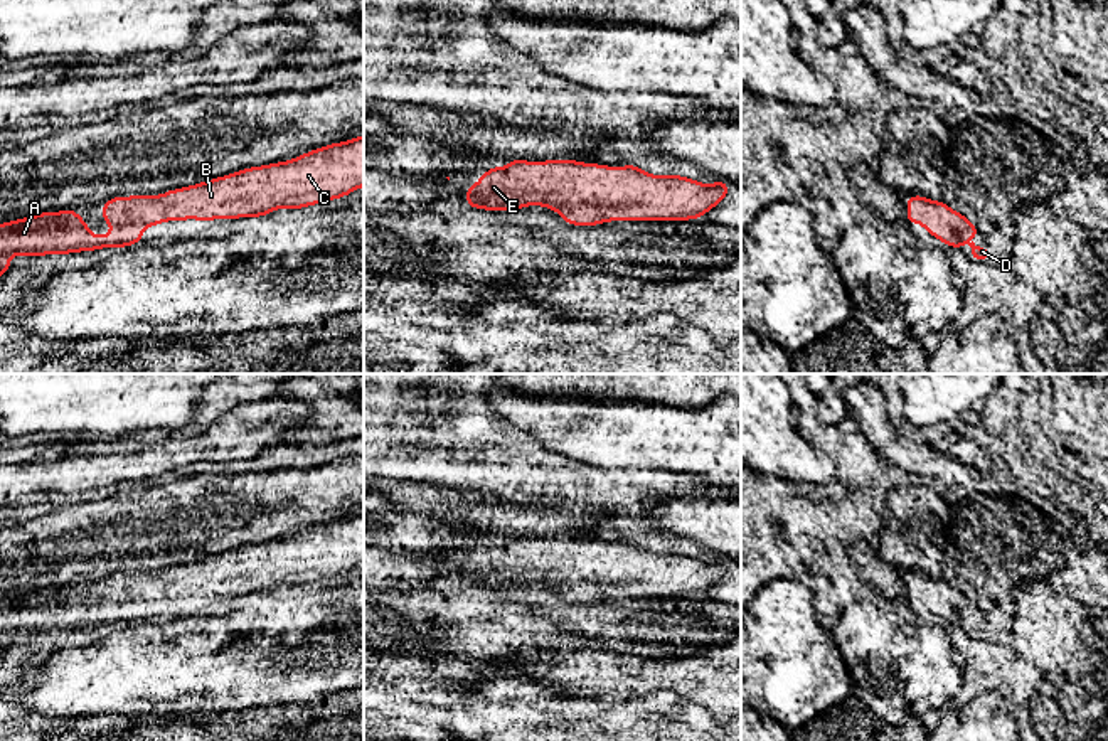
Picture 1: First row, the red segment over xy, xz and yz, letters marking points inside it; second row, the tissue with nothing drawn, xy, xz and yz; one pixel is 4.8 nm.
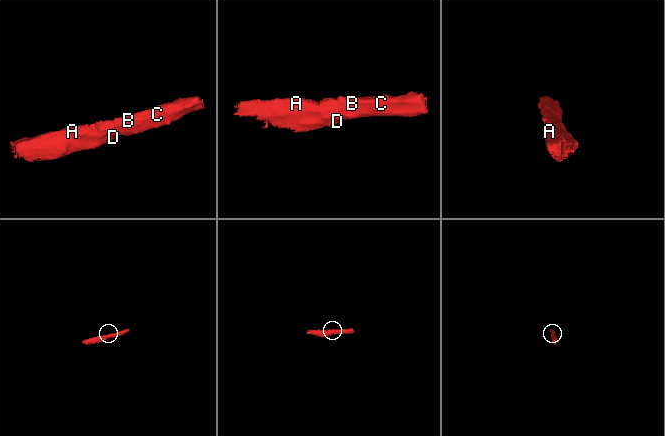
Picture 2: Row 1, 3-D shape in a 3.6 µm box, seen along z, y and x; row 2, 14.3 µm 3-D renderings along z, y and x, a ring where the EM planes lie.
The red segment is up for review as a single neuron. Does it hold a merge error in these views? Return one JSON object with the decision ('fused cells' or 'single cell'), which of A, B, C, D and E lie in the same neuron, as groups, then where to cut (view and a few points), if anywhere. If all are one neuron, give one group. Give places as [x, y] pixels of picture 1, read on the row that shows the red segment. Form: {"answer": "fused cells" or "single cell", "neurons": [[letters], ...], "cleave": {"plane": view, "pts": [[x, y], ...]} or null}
{"answer": "single cell", "neurons": [["A", "B", "C", "D", "E"]], "cleave": null}

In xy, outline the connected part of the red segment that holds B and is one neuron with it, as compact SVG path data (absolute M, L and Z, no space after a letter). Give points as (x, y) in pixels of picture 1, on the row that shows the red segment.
M364 135L349 141L315 148L288 162L278 162L205 180L190 187L173 189L162 195L116 195L103 202L103 222L109 222L108 236L94 236L74 209L40 212L25 219L0 224L0 276L12 269L8 258L17 254L44 256L96 251L101 248L133 246L143 239L143 227L165 221L212 221L269 216L274 209L303 209L323 200L340 199L364 187Z

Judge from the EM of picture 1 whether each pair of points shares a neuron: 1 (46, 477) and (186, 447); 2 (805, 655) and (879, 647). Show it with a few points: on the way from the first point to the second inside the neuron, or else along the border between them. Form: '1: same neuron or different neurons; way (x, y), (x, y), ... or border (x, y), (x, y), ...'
1: same neuron; way (81, 472), (135, 467), (150, 460)
2: different neurons; border (836, 650), (839, 654)

